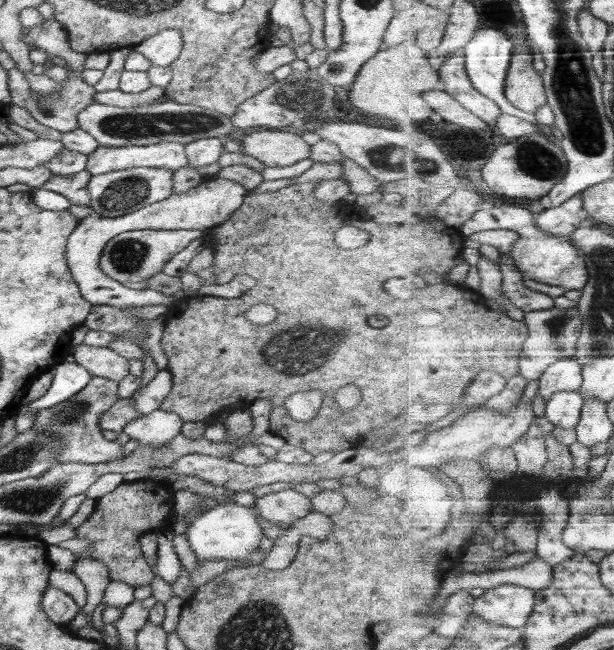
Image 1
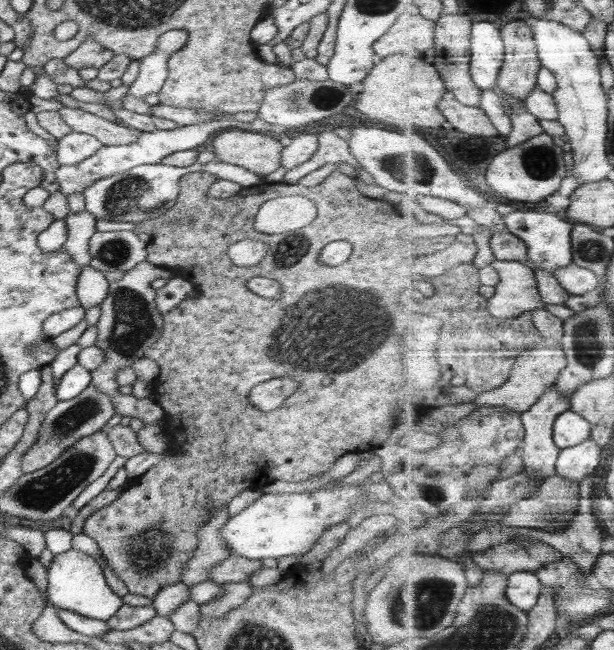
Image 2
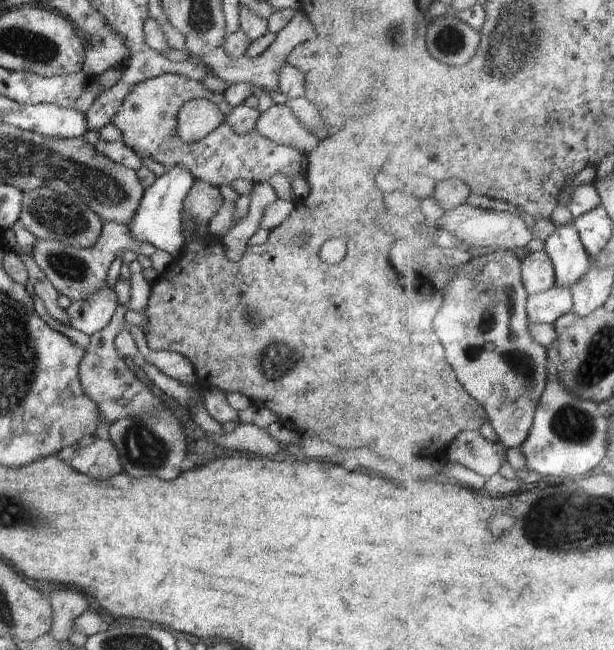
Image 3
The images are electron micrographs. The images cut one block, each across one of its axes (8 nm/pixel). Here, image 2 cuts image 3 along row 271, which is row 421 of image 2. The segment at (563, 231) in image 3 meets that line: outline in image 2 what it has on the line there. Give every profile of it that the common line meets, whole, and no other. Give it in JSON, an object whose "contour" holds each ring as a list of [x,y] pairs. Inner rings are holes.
{"contour":[[[570,409],[561,414],[556,421],[555,440],[562,450],[572,448],[590,439],[593,430],[594,426],[590,419],[586,419],[578,411]]]}

